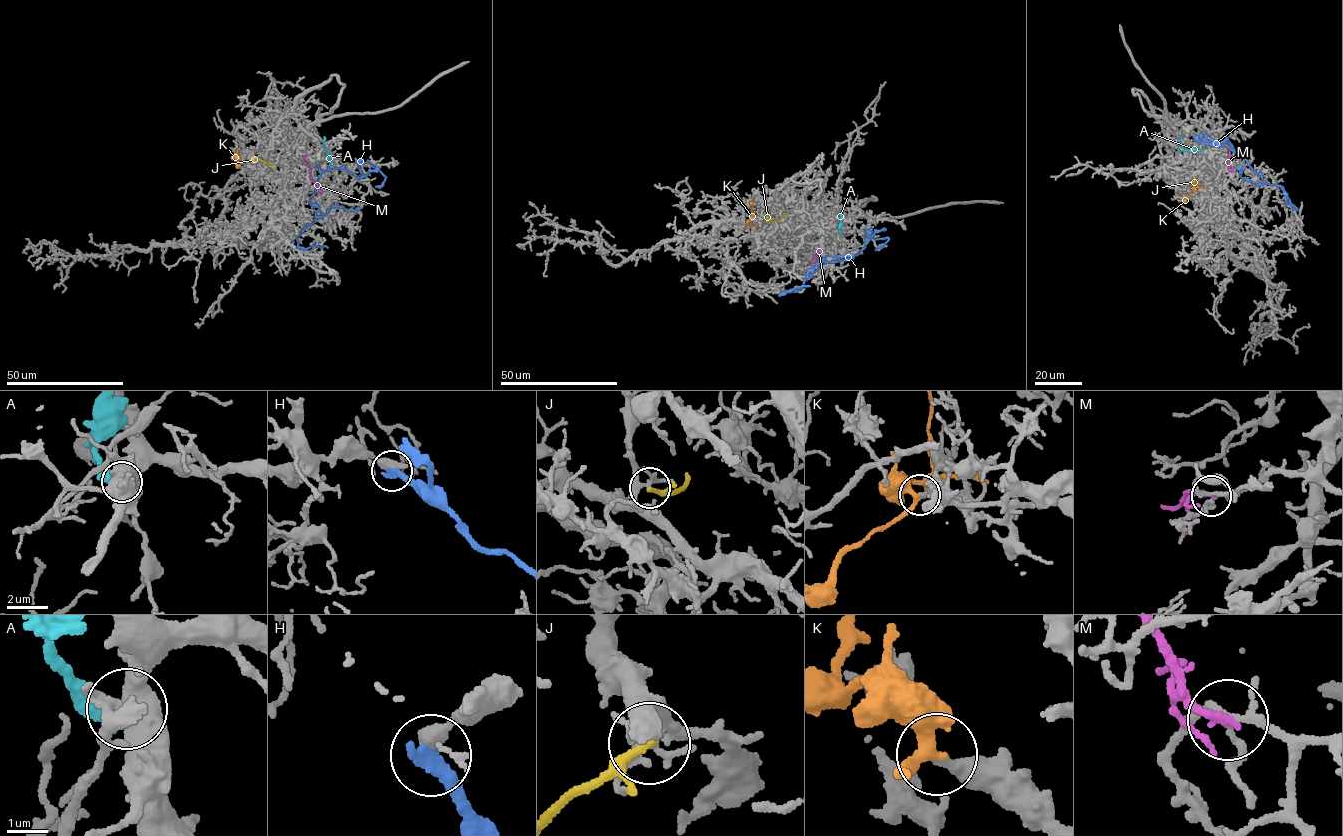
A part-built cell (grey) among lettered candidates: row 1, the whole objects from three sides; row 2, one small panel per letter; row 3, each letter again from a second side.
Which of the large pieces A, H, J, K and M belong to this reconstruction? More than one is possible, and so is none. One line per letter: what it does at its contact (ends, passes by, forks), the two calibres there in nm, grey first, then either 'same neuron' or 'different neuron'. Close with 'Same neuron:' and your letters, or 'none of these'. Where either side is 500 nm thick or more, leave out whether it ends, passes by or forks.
A: calibres 400 and 500 nm; different neuron
H: calibres 500 and 360 nm; different neuron
J: it passes by; calibres 200 and 160 nm; different neuron
K: it passes by; calibres 320 and 280 nm; same neuron
M: it ends; calibres 180 and 200 nm; different neuron
Same neuron: K

